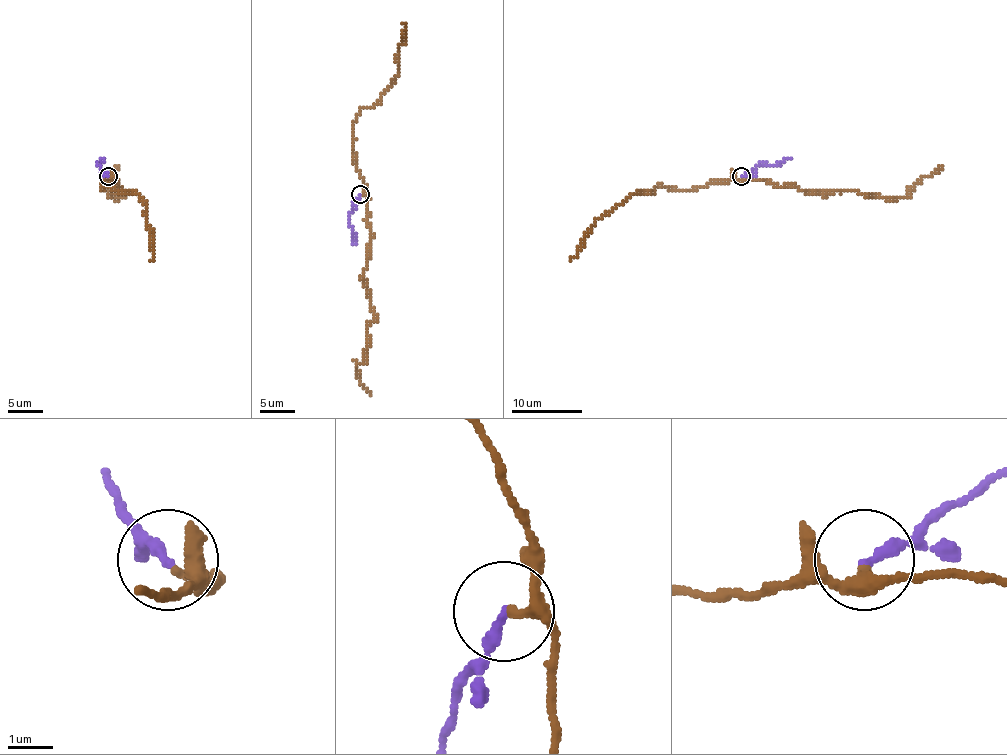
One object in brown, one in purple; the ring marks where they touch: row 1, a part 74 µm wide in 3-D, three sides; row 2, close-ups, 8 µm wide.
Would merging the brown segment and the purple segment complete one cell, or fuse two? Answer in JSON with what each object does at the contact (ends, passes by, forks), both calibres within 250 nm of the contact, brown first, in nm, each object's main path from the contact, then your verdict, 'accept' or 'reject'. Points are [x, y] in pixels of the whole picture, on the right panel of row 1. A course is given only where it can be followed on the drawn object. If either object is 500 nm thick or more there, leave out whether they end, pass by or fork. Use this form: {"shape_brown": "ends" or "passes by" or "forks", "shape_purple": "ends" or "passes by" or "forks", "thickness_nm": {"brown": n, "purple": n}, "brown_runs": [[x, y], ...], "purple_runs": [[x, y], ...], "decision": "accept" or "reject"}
{"shape_brown": "passes by", "shape_purple": "ends", "thickness_nm": {"brown": 240, "purple": 240}, "brown_runs": [[741, 177], [767, 179], [778, 186], [792, 184], [804, 191], [848, 189], [902, 198], [922, 179], [941, 168]], "purple_runs": [[741, 177], [764, 163], [774, 165], [788, 158], [792, 159]], "decision": "reject"}

